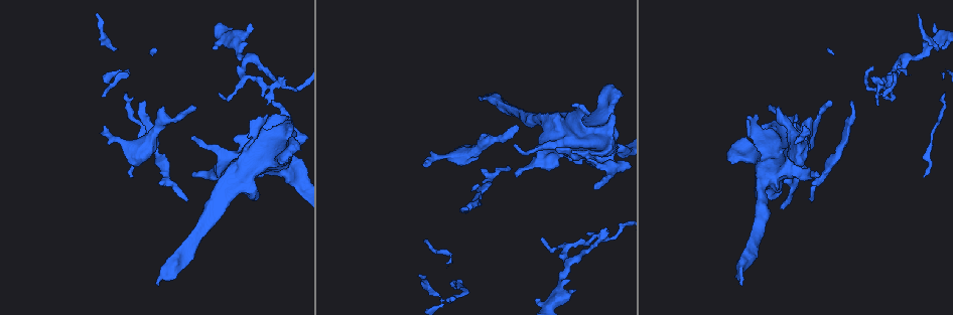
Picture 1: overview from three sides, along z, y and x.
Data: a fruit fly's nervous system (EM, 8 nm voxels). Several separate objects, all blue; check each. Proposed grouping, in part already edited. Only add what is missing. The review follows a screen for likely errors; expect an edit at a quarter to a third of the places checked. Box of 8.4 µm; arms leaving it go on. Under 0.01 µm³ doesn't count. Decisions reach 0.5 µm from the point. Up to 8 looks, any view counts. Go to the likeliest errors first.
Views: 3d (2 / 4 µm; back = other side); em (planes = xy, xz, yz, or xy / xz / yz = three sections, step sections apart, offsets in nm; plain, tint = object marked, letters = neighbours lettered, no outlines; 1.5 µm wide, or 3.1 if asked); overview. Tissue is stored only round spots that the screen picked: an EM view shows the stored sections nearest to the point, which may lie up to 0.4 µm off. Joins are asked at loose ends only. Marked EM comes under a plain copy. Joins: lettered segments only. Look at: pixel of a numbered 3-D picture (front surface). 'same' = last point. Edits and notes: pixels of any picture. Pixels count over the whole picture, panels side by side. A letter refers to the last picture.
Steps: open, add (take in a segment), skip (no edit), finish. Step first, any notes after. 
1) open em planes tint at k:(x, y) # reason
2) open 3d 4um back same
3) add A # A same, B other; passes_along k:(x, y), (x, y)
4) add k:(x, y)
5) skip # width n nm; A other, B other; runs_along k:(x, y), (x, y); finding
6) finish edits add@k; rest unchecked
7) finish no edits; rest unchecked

open 3d 2um at 1:(516, 126) # free end

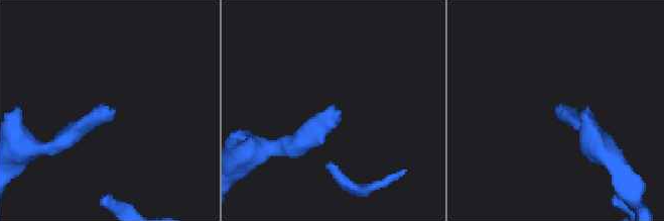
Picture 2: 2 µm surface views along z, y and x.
open em yz step 4 letters at 2:(104, 107) # shape alone is not enough

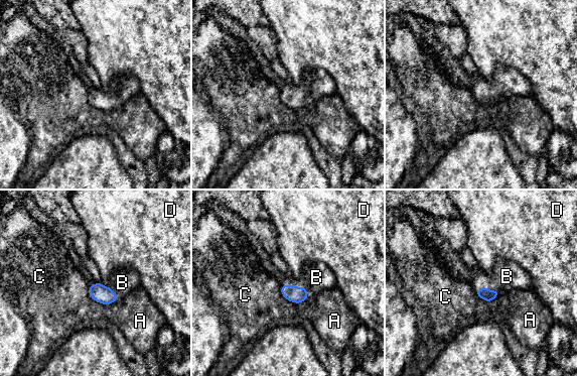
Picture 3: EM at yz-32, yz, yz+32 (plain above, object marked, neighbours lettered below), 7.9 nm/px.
open em planes letters same # cut it another way

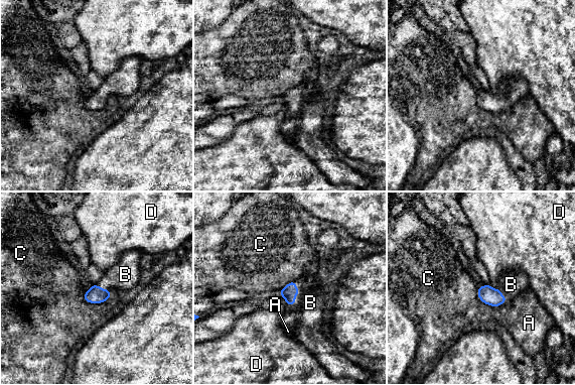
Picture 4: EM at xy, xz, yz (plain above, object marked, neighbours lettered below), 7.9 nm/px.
add B # A other, B same, C other, D other; passes_along 4:(488, 295), (493, 288), (511, 284); it goes on there

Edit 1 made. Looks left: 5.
open overview

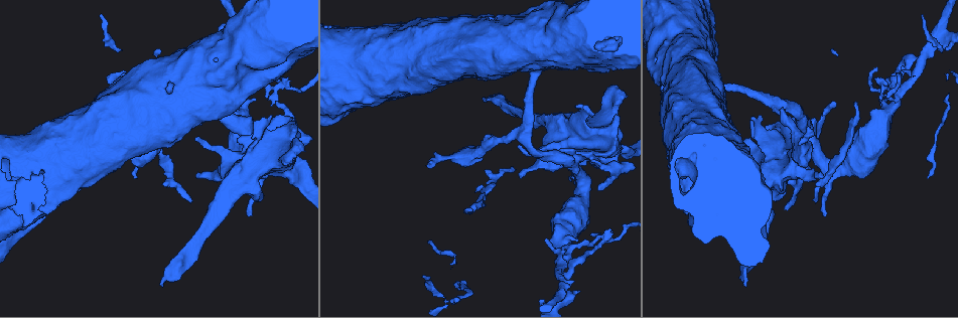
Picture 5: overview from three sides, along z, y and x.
open 3d 2um at 5:(482, 98) # an open end

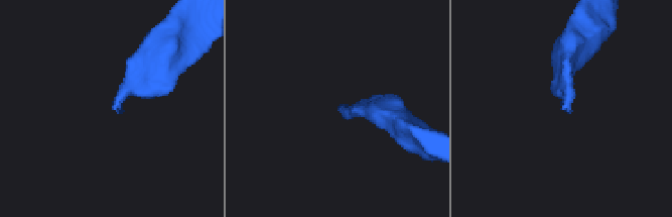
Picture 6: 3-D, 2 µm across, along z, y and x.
open em planes letters at 6:(120, 111) # need the tissue

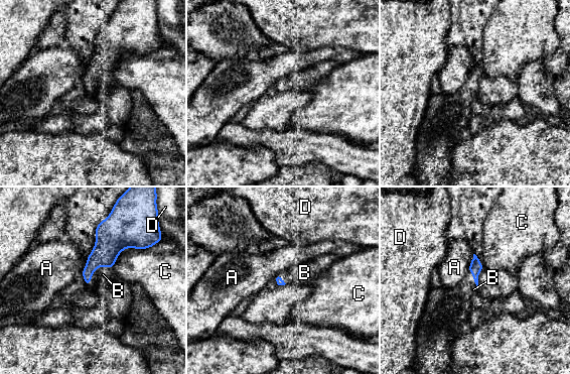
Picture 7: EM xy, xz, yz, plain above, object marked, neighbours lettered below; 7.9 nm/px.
add B # A other, B same, C other, D other; passes_along 7:(110, 242), (96, 269), (103, 274); the neuron continues

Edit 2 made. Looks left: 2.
finish edits add@4, add@7; rest unchecked

